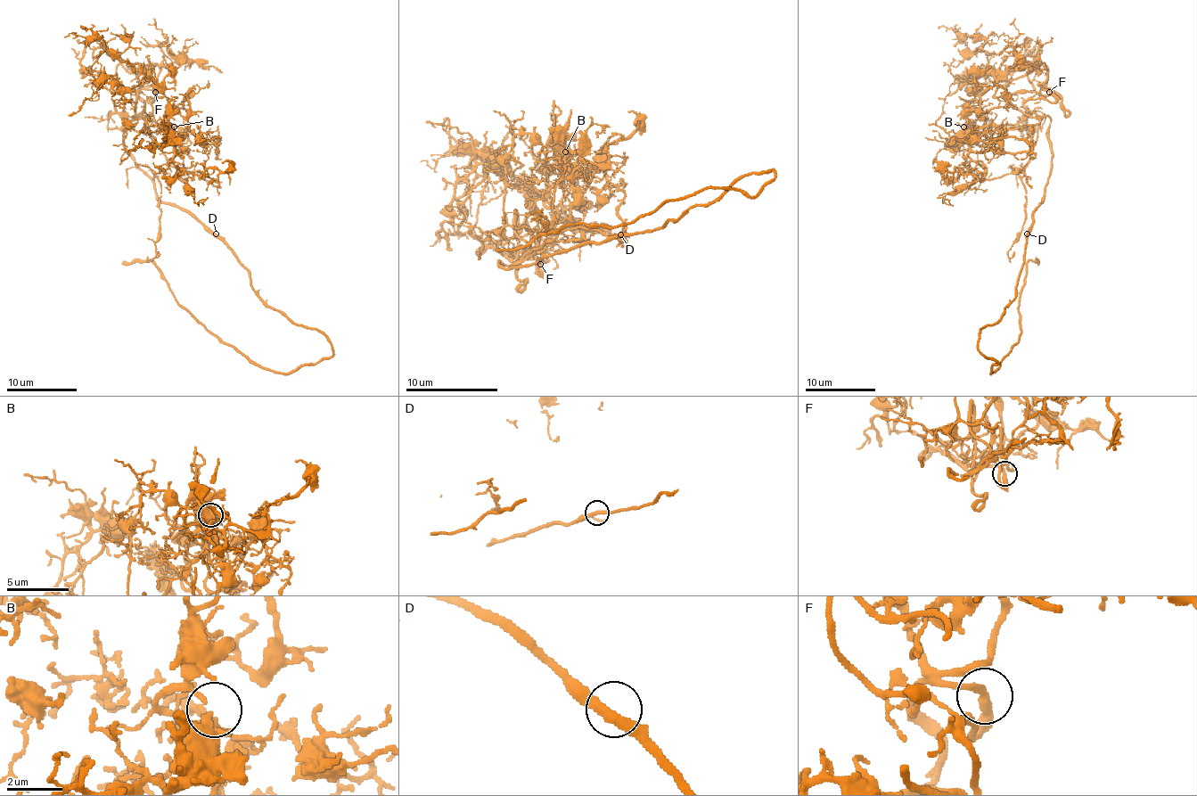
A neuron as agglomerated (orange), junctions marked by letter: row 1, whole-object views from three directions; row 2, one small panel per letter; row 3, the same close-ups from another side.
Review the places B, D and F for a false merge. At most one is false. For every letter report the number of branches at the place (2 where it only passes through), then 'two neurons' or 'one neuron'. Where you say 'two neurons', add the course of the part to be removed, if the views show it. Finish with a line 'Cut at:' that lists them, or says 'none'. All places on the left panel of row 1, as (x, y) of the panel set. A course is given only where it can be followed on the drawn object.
B: branches 2; one neuron
D: branches 2; one neuron
F: branches 2; one neuron
Cut at: none

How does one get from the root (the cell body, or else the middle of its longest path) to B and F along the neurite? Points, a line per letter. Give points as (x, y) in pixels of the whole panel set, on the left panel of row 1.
B: (212, 235), (158, 197), (125, 145), (123, 130), (139, 116), (167, 130), (159, 127), (174, 127)
F: (212, 235), (165, 203), (128, 154), (123, 130), (152, 112), (141, 92), (154, 92)

